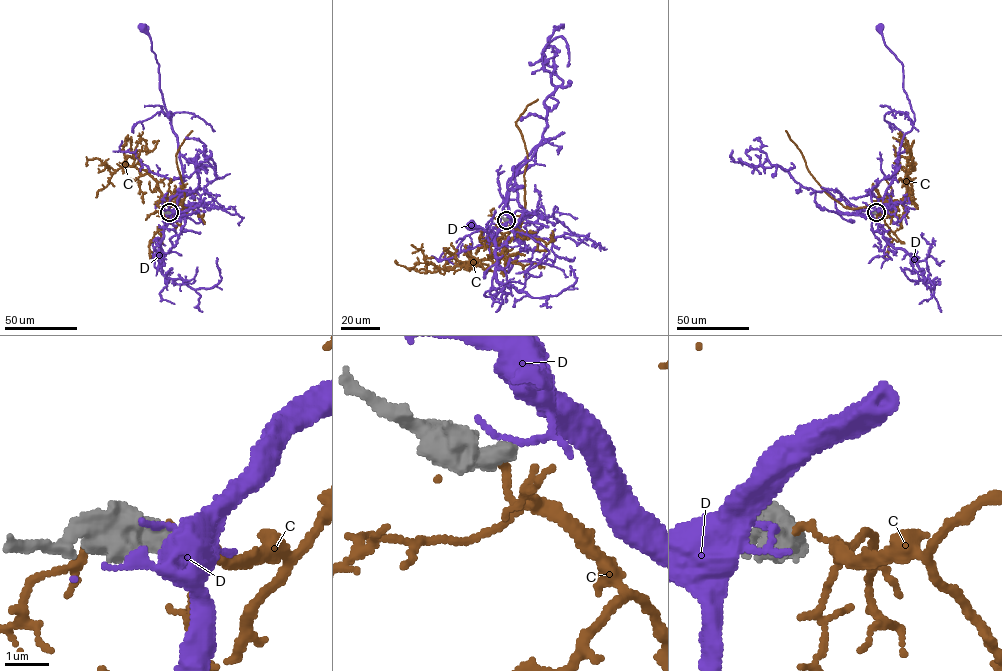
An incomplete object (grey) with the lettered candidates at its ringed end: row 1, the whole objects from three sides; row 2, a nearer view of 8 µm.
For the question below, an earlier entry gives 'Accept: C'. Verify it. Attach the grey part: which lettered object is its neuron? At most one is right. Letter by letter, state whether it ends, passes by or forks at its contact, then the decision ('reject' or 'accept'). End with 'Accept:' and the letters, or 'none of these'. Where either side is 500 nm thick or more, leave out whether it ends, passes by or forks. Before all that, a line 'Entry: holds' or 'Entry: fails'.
Entry: fails
C: reject
D: reject
Accept: none of these

